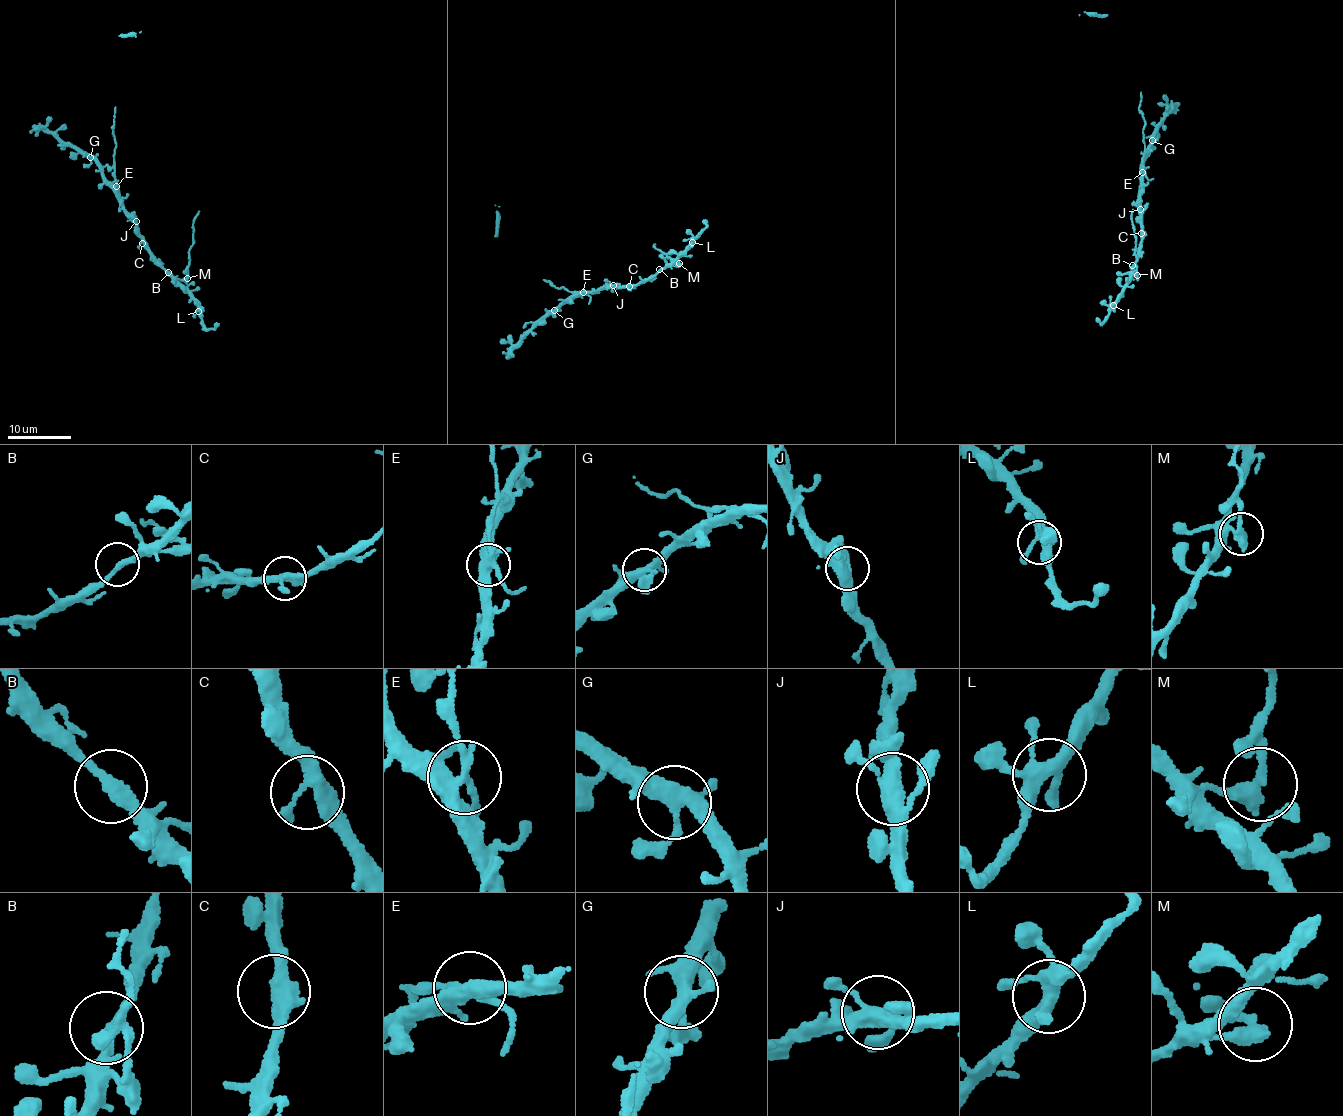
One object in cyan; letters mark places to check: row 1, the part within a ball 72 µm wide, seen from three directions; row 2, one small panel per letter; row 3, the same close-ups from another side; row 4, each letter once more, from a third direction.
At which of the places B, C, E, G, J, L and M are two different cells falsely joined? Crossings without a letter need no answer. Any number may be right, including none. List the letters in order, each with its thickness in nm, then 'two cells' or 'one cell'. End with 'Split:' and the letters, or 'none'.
B: 280 nm | one cell
C: 380 nm | one cell
E: 360 nm | two cells
G: 360 nm | one cell
J: 380 nm | one cell
L: 340 nm | one cell
M: 320 nm | two cells
Split: E, M

